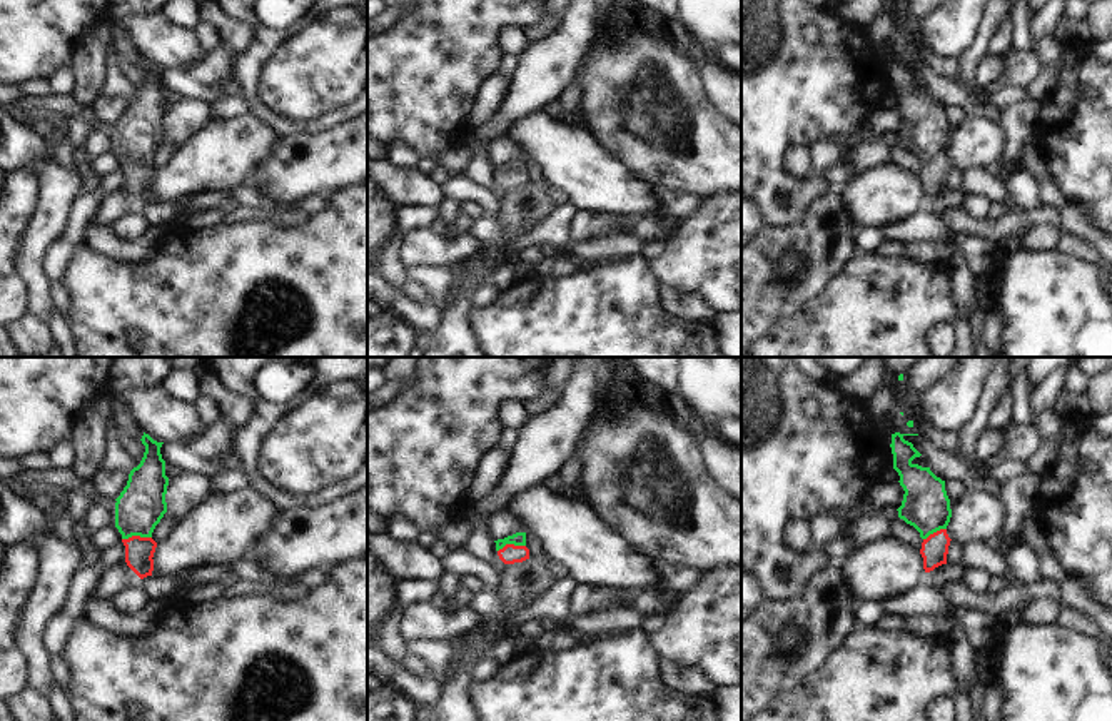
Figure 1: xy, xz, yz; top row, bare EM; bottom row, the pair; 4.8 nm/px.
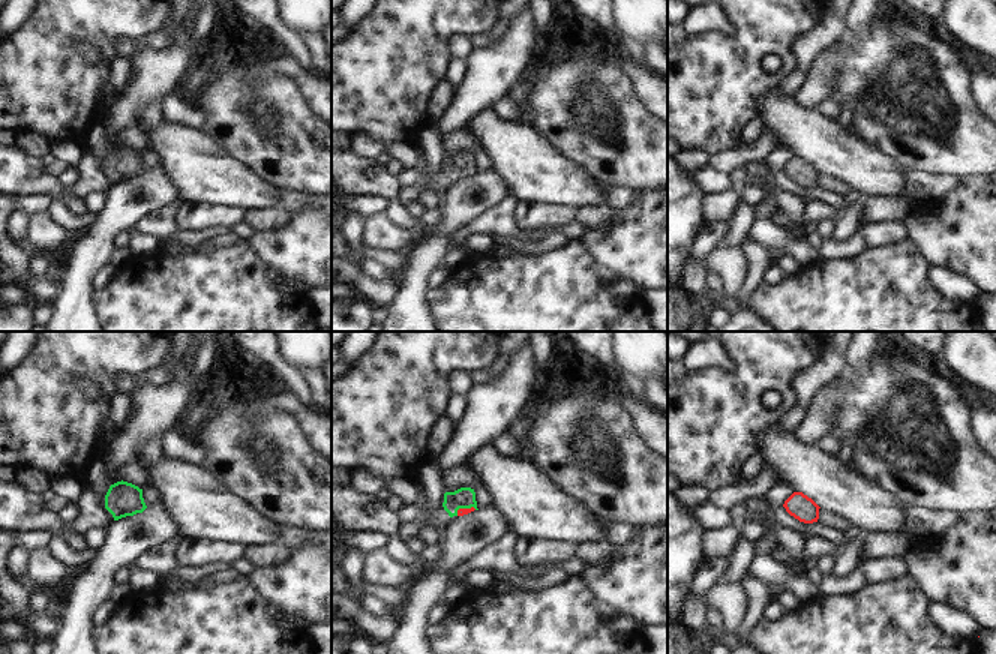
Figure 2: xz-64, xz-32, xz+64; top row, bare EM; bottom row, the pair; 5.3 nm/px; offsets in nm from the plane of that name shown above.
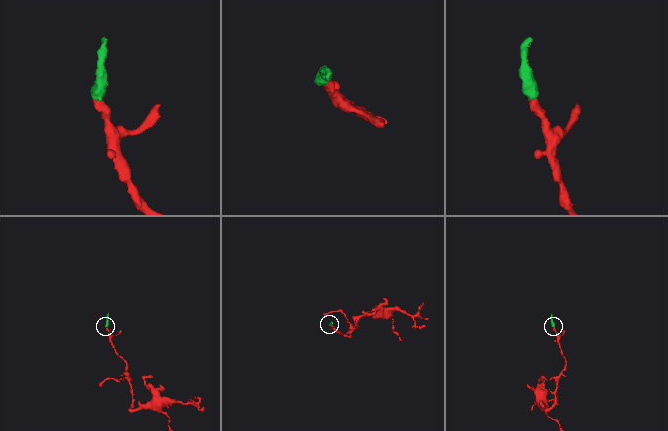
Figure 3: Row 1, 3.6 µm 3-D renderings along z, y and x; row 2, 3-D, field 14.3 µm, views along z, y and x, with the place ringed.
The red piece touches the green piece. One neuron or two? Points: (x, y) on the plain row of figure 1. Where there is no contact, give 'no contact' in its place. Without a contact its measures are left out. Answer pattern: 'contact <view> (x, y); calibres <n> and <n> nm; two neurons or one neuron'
contact xy (136, 162); calibres 140 and 240 nm; one neuron

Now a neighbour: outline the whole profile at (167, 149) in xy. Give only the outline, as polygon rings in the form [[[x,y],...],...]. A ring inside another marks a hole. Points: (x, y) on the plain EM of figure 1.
[[[167,135],[167,139],[160,145],[160,149],[155,152],[155,155],[152,159],[152,165],[155,169],[164,169],[170,162],[174,154],[175,154],[174,140]]]

